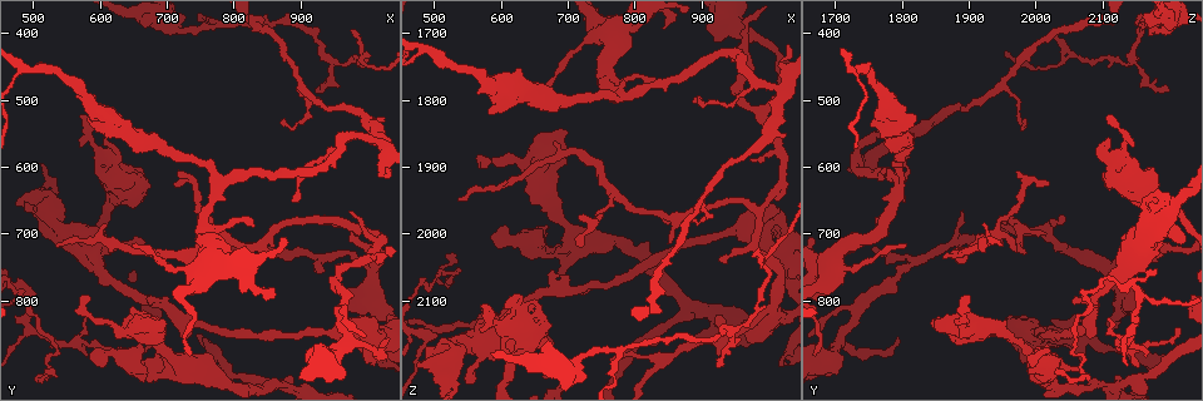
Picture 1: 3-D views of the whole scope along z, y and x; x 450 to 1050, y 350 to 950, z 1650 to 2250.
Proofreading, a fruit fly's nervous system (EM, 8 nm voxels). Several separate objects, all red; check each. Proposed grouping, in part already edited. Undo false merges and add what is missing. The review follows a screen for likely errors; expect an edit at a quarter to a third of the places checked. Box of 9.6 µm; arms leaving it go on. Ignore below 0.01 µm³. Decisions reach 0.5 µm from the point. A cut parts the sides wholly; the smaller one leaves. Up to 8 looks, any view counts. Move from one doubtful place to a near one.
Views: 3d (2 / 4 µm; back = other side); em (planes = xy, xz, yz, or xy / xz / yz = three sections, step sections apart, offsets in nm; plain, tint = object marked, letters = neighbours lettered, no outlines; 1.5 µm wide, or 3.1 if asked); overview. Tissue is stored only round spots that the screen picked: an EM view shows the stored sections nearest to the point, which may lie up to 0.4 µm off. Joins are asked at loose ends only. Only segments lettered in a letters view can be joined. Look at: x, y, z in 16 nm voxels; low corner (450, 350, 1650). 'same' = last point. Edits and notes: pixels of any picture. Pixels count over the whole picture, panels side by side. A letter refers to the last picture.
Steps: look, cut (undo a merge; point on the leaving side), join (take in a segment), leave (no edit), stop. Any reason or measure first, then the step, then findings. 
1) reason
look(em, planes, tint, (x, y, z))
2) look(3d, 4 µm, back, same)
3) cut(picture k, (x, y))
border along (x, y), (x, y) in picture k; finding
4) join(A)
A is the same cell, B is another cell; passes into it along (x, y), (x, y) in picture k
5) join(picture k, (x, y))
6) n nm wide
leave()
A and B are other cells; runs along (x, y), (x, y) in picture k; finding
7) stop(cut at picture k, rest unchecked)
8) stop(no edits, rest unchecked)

a fork
look(em, yz, step 8, plain, (485, 790, 2155))

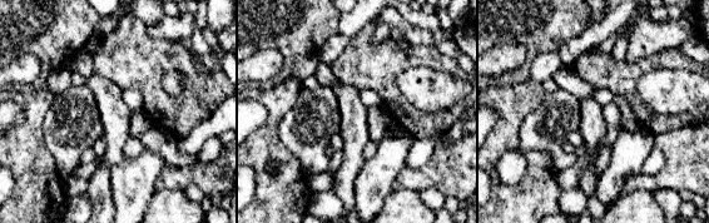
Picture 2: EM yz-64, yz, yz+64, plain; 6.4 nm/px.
what lies round it
look(em, yz, step 8, letters, same)

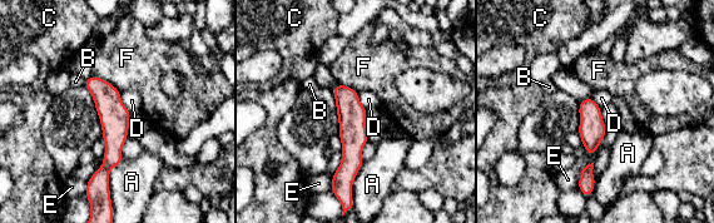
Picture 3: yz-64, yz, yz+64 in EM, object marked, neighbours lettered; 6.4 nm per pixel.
leave()
A, B, C, D, E and F are other cells; continuous, no second neuron

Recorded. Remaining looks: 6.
thick end
look(3d, 4 µm, (700, 830, 1845))

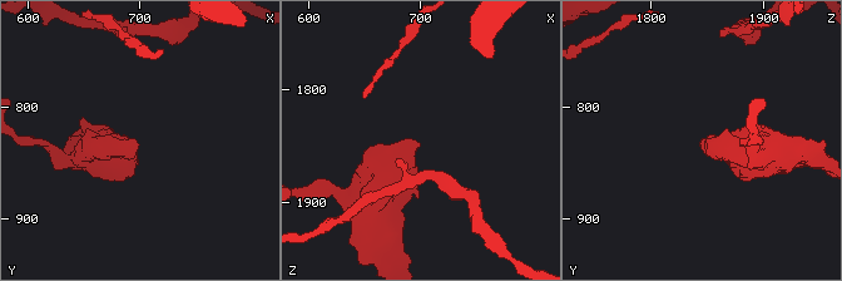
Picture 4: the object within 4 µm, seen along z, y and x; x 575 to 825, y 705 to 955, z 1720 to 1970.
now the EM
look(em, xy, step 4, tint, (696, 832, 1844))

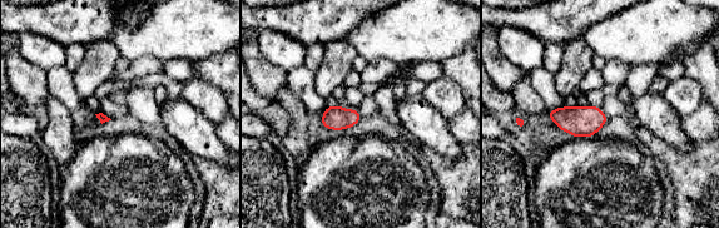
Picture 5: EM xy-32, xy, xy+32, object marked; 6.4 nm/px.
look(em, planes, letters, same)

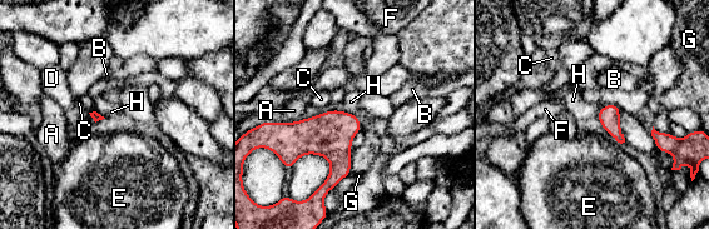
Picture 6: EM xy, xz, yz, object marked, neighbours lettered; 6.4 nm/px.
leave()
A, B, C, D, E, F, G and H are other cells; border along (336, 109), (353, 114) in picture 6; no lettered segment goes on from it

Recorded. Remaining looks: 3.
free end
look(em, planes, letters, (850, 700, 2010))

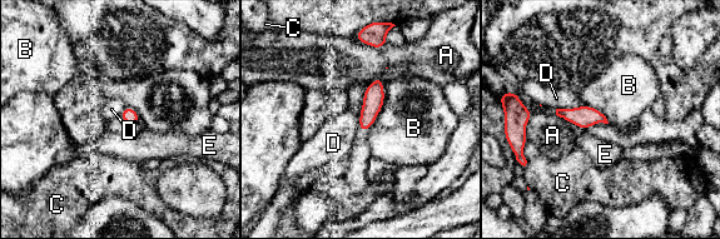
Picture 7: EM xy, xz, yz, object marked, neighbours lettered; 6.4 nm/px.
110 nm wide
leave()
A, B, C, D and E are other cells; border along (581, 105), (556, 109) in picture 7; no lettered segment goes on from it

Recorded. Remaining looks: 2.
stop(no edits, rest unchecked)

